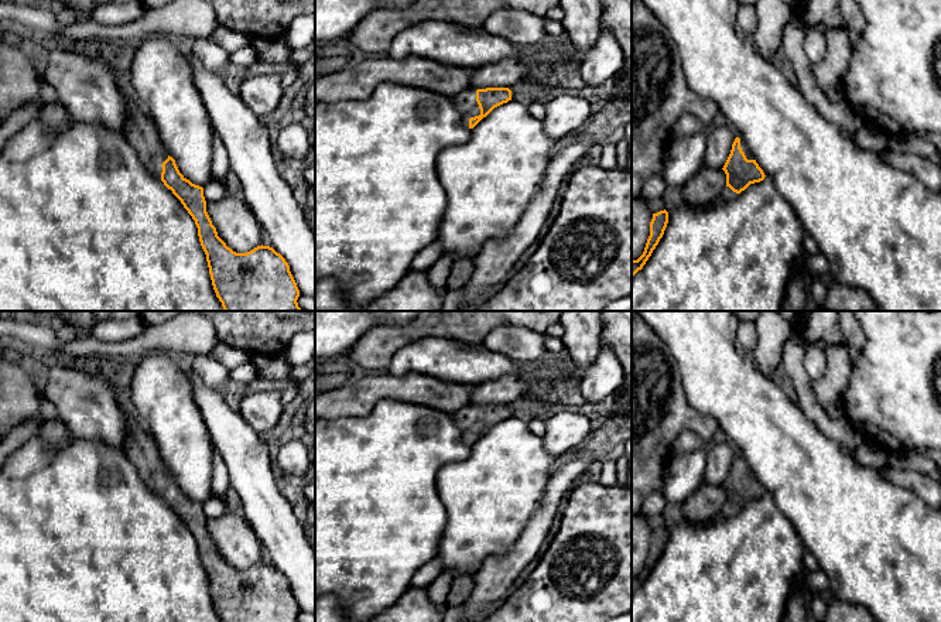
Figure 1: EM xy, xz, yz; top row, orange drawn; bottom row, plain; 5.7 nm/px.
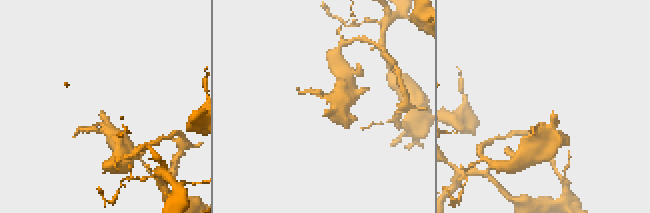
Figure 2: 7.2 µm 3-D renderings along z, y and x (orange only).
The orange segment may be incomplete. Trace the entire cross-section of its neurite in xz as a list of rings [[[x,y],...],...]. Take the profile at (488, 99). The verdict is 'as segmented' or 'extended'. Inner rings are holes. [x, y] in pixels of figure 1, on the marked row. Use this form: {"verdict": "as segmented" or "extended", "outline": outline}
{"verdict": "extended", "outline": [[[469,88],[456,98],[456,109],[462,116],[462,126],[473,129],[495,107],[509,100],[511,100],[511,90],[509,88],[486,88],[478,90]]]}

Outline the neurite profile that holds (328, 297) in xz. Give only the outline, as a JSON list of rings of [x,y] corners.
[[[321,278],[315,283],[315,311],[365,311],[365,308],[350,303],[335,278]]]

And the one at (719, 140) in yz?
[[[730,126],[716,127],[706,134],[704,165],[722,170],[732,150],[736,133]]]

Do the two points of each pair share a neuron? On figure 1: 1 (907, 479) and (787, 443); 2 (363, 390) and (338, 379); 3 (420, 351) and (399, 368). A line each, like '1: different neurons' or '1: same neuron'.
1: different neurons
2: different neurons
3: same neuron

